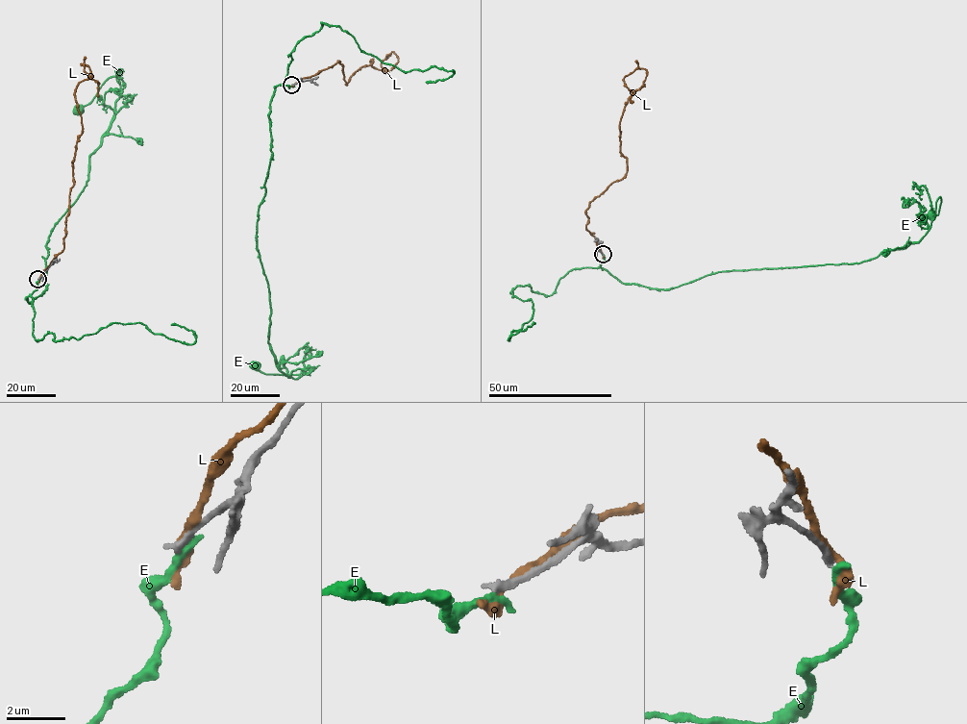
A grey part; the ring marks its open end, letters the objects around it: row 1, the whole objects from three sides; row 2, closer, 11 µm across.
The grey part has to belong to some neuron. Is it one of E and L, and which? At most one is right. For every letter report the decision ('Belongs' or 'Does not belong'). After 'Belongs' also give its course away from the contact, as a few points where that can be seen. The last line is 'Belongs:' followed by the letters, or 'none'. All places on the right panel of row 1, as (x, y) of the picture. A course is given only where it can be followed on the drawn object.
E: Does not belong
L: Does not belong
Belongs: none

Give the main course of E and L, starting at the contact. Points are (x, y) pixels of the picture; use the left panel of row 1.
E: (38, 280), (29, 302), (47, 287), (50, 232), (86, 184), (90, 156), (120, 97), (117, 78), (76, 111)
L: (40, 278), (63, 245), (82, 124), (74, 94), (92, 75), (81, 63), (99, 84), (97, 95)

